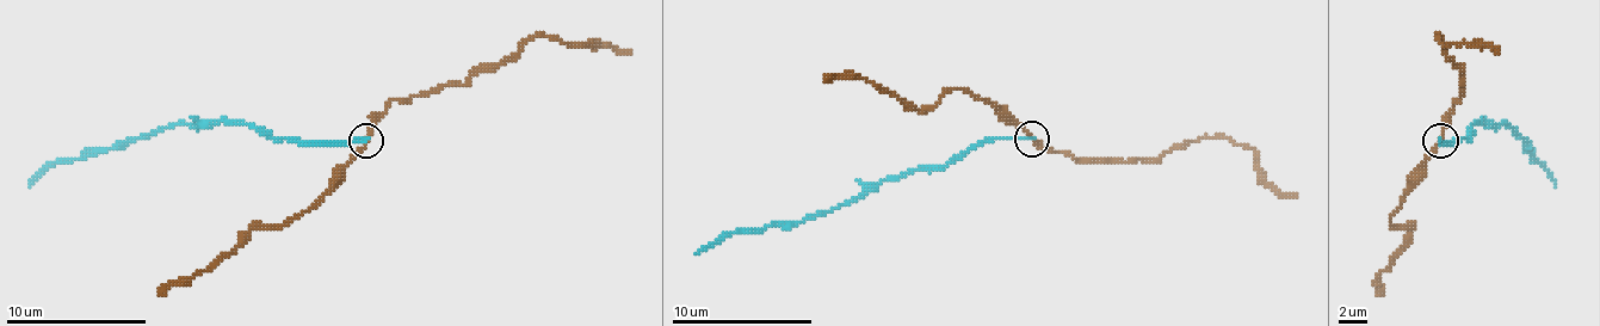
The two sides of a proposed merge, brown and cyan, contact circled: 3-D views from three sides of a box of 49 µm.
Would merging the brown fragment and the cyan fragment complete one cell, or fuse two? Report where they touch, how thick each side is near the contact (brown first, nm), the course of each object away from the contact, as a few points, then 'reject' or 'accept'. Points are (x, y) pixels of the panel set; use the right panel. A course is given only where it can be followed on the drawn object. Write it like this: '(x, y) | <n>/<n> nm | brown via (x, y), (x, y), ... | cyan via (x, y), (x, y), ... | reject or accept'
(1440, 140) | 160/160 nm | brown via (1439, 141), (1453, 99), (1460, 96), (1464, 85), (1460, 72), (1439, 36), (1446, 43), (1481, 43), (1499, 54) | cyan via (1439, 141), (1468, 137), (1477, 121), (1506, 124), (1524, 141), (1555, 186) | reject

